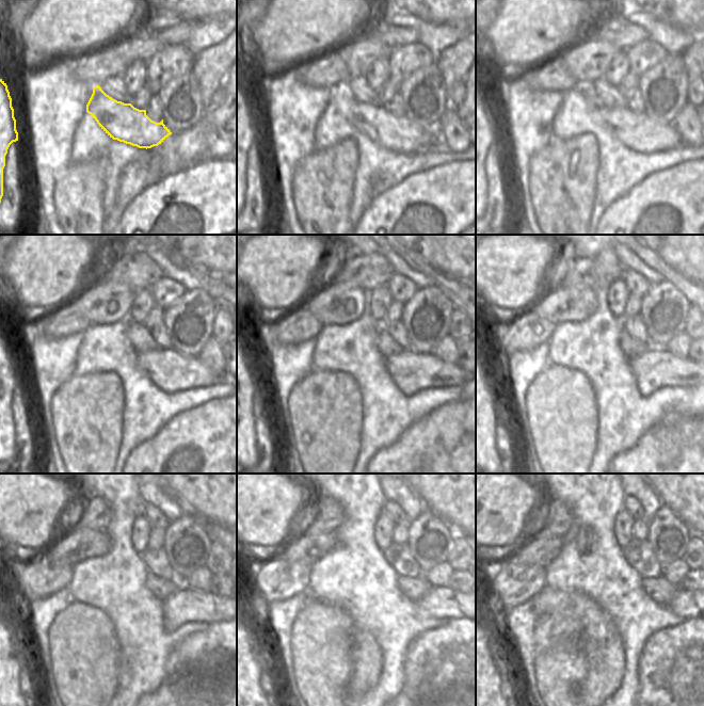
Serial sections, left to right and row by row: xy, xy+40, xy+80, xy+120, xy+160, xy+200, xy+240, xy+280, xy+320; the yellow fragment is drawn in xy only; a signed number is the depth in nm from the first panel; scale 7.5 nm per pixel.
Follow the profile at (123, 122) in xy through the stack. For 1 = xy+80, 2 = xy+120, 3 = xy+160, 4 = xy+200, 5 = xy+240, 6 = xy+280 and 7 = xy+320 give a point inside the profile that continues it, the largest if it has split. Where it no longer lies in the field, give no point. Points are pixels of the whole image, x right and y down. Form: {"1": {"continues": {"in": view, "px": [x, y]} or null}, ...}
{"1": {"continues": {"in": "xy+80", "px": [639, 132]}}, "2": {"continues": {"in": "xy+120", "px": [172, 371]}}, "3": {"continues": {"in": "xy+160", "px": [411, 371]}}, "4": {"continues": {"in": "xy+200", "px": [656, 368]}}, "5": {"continues": {"in": "xy+240", "px": [186, 605]}}, "6": {"continues": {"in": "xy+280", "px": [441, 603]}}, "7": {"continues": {"in": "xy+320", "px": [686, 604]}}}

